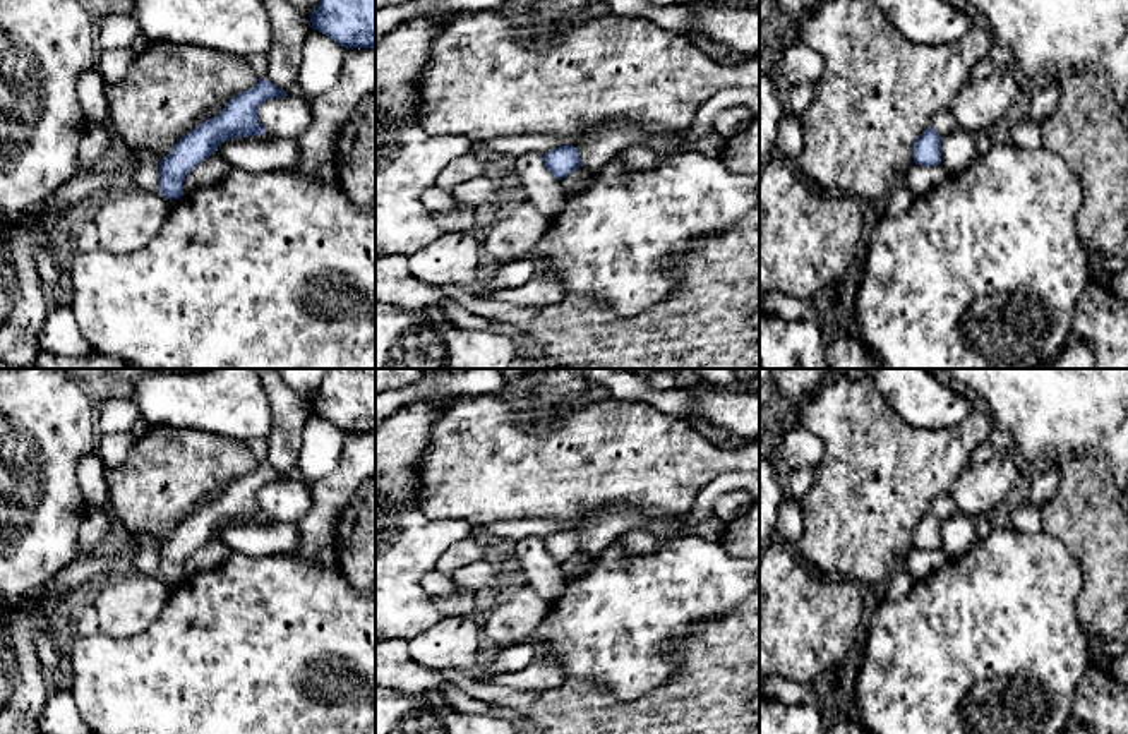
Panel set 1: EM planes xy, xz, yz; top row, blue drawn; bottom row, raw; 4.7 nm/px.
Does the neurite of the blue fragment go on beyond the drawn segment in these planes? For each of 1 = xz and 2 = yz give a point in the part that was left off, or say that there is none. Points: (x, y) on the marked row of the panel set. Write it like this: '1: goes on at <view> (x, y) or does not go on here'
1: does not go on here
2: does not go on here

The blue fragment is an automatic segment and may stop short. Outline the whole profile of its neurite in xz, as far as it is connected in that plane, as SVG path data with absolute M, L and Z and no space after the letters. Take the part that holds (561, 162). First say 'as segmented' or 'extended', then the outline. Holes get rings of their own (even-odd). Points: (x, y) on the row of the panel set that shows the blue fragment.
as segmented; M561 146L542 156L542 165L557 178L562 180L579 168L579 153L573 146Z

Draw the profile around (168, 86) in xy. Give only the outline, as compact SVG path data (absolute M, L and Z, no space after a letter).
M153 41L147 50L134 55L122 81L106 82L105 96L113 129L123 146L153 149L165 158L182 134L195 129L204 113L252 89L257 82L259 77L247 58L204 46Z

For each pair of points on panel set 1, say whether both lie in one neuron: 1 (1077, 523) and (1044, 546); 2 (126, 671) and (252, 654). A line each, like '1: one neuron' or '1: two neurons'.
1: two neurons
2: one neuron

